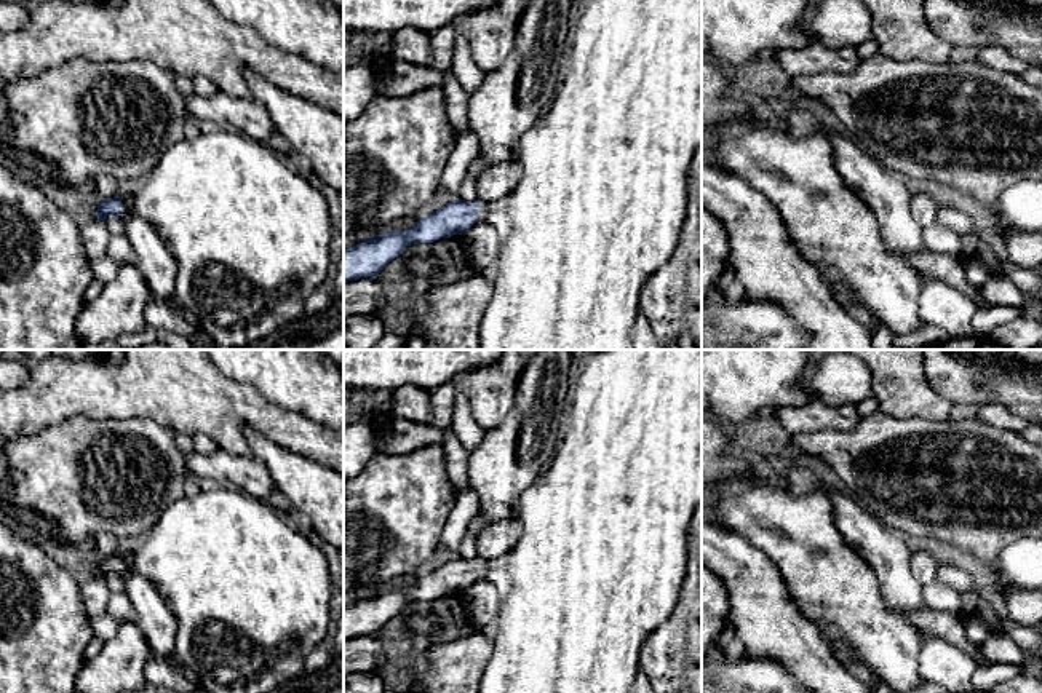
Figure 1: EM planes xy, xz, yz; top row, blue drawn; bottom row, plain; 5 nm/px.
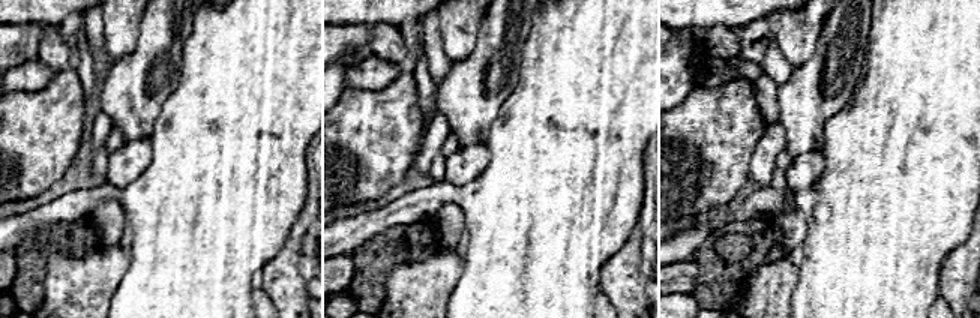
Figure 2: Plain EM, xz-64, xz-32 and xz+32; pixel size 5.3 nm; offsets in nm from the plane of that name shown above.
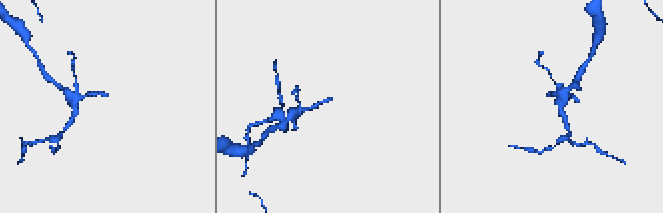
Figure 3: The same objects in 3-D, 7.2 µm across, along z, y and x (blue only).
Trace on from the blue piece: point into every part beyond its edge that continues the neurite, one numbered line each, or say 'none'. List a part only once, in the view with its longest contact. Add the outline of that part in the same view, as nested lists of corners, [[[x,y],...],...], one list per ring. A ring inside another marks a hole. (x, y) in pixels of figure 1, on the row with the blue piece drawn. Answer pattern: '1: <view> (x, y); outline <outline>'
1: xz (603, 195); outline [[[572,0],[567,37],[558,61],[556,88],[535,123],[521,136],[523,174],[503,200],[481,203],[478,222],[491,224],[500,240],[497,279],[481,321],[481,350],[631,350],[646,281],[673,255],[687,214],[694,153],[702,147],[702,0]]]

